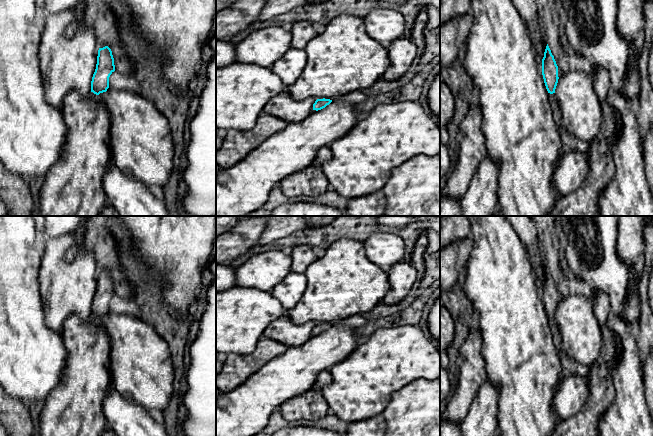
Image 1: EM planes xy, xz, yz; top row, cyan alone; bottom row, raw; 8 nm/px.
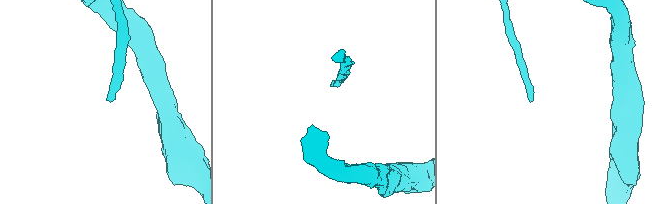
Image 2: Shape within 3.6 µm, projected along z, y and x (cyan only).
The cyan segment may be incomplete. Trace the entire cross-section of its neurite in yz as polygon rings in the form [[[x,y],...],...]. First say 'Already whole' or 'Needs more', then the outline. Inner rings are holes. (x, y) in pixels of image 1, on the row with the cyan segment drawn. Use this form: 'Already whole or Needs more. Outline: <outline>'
Needs more. Outline: [[[548,44],[546,46],[544,57],[542,59],[542,75],[546,89],[549,93],[549,101],[552,108],[554,121],[556,122],[557,127],[560,130],[562,128],[561,110],[558,106],[557,99],[554,94],[559,79],[558,66]]]

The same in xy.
Needs more. Outline: [[[108,46],[99,48],[96,69],[91,81],[91,91],[99,101],[109,88],[109,77],[115,71],[114,58]]]

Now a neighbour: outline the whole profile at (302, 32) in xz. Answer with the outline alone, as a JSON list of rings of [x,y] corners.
[[[298,21],[293,24],[291,48],[304,49],[307,43],[318,34],[314,30],[312,23],[308,21]]]

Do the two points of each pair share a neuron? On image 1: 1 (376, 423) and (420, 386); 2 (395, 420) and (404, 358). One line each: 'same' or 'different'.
1: same
2: different

